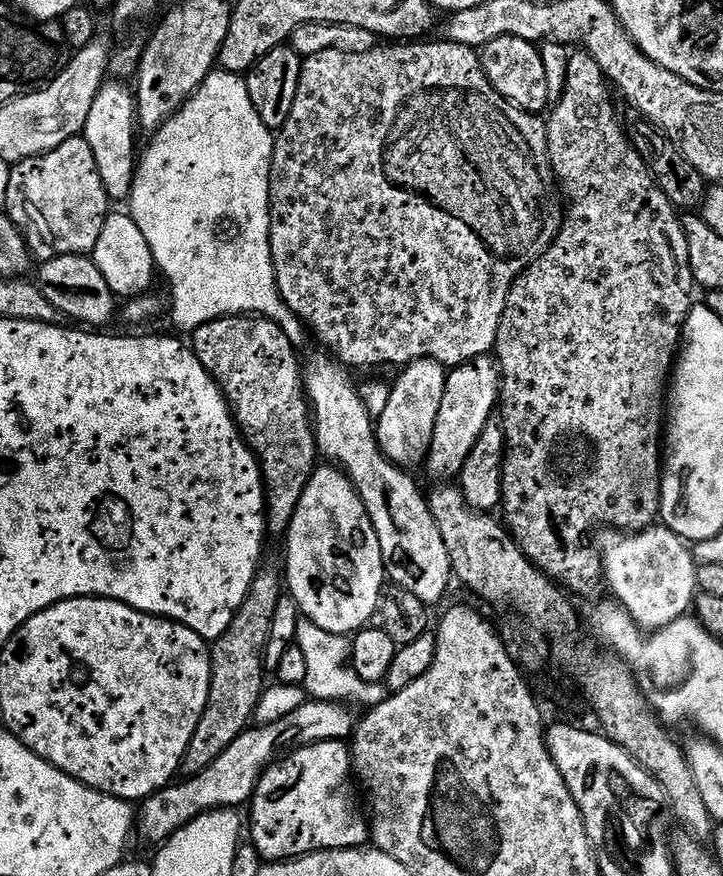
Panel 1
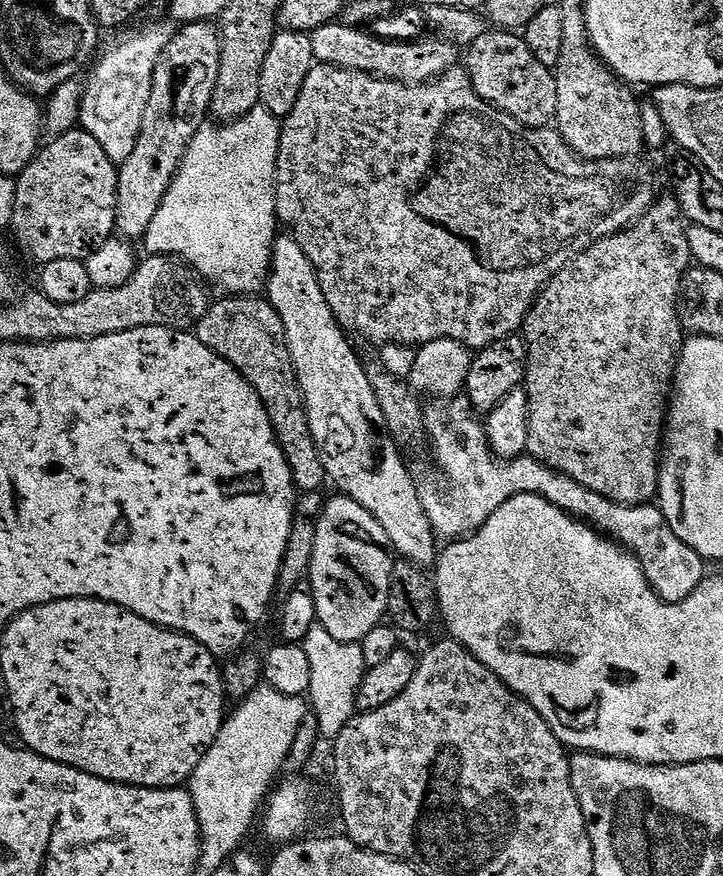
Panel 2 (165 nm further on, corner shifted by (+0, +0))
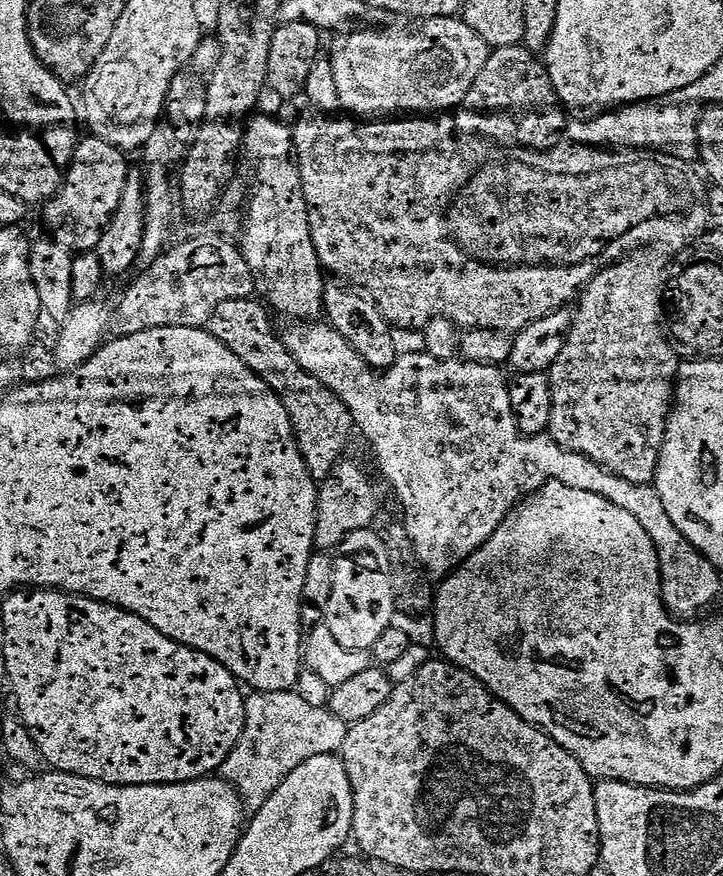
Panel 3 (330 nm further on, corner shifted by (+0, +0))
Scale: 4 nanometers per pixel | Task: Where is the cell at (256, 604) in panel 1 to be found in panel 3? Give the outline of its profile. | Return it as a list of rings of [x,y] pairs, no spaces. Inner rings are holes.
[[[340,461],[317,487],[316,543],[320,550],[339,549],[340,544],[354,530],[372,528],[380,512],[380,500],[369,476],[356,464]]]

